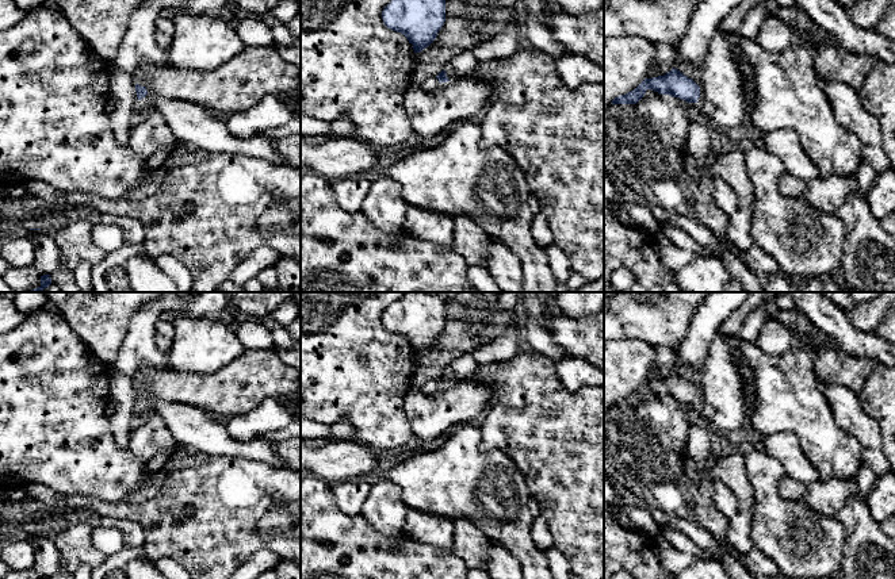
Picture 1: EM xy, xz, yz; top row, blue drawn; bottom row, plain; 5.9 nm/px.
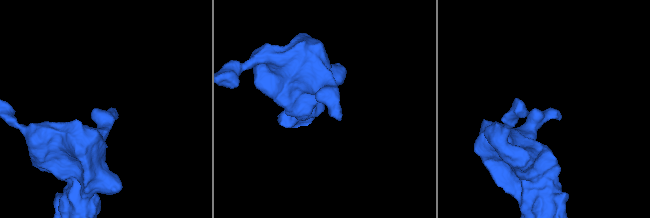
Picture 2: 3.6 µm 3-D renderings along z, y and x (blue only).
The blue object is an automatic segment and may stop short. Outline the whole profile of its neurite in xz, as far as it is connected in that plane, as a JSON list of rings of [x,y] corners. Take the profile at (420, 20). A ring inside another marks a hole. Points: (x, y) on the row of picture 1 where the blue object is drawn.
[[[391,0],[382,11],[387,28],[403,34],[414,53],[437,37],[445,22],[445,0]]]

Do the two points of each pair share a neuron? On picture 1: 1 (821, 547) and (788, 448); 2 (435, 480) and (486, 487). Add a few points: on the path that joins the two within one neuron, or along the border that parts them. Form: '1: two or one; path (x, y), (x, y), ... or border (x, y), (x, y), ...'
1: two; border (765, 452), (781, 464), (787, 475)
2: one; path (447, 482), (474, 484)

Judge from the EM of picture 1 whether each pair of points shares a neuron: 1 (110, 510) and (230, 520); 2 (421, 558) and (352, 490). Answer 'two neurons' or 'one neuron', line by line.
1: one neuron
2: two neurons

